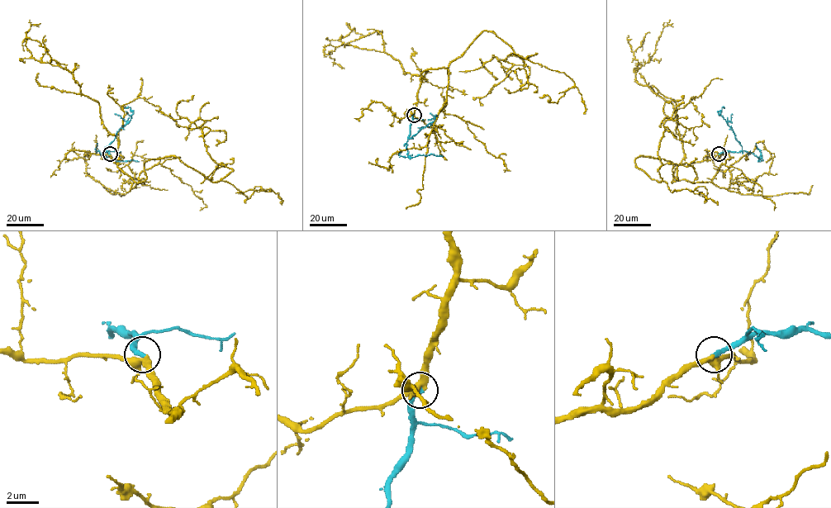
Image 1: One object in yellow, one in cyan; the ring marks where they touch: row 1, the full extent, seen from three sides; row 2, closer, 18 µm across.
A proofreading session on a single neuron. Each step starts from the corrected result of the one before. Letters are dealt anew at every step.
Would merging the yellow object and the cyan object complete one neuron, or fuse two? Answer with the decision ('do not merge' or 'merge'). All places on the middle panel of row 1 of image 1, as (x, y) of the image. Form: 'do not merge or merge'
merge

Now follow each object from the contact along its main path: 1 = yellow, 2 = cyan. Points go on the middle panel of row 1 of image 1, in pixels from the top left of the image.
1: (414, 114), (420, 73), (450, 73), (483, 31), (524, 58), (536, 53), (498, 60), (510, 71), (473, 97)
2: (414, 114), (409, 138), (431, 122), (436, 116), (428, 120)

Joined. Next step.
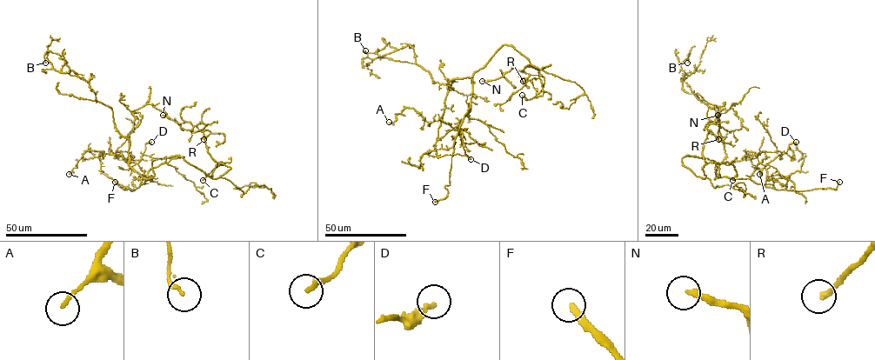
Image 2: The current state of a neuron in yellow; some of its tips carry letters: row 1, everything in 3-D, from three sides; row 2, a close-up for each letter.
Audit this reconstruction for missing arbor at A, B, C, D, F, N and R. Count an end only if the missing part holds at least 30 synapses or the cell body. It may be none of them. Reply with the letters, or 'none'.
F, N, R

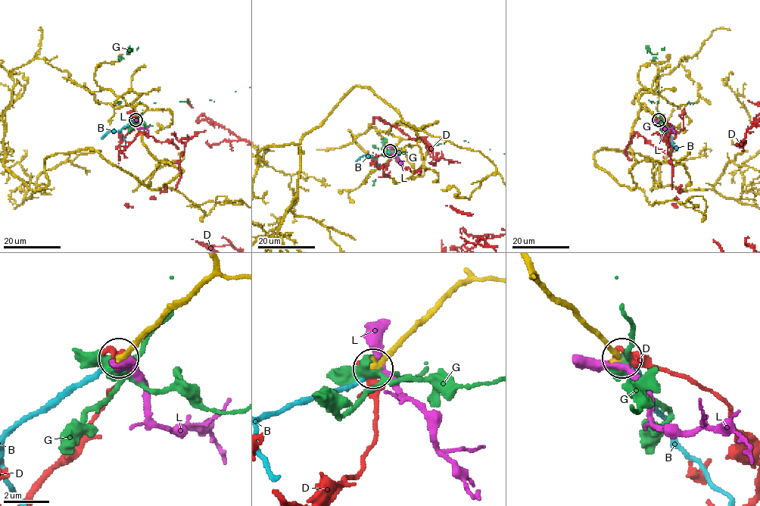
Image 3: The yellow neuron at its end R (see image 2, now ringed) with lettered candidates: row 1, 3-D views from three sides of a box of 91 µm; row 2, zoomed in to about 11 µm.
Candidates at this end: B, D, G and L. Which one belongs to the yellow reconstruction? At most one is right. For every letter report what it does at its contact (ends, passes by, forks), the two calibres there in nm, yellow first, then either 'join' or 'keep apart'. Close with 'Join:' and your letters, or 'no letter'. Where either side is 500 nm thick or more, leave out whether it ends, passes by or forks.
B: it ends there; 260 nm thick on the yellow side, 190 nm on the other; join
D: it ends there; 260 nm thick on the yellow side, 320 nm on the other; keep apart
G: it forks there; 260 nm thick on the yellow side, 420 nm on the other; keep apart
L: it passes by; 280 nm thick on the yellow side, 360 nm on the other; keep apart
Join: B

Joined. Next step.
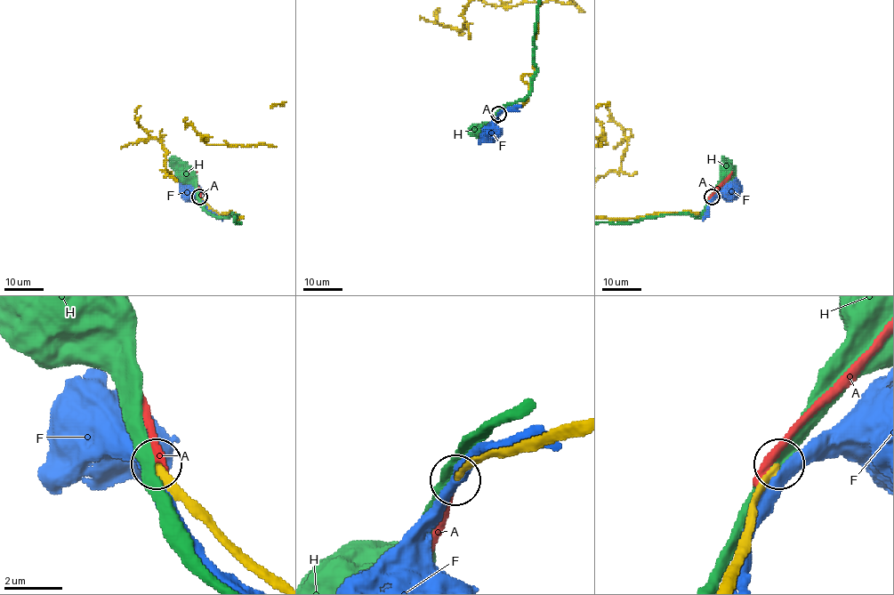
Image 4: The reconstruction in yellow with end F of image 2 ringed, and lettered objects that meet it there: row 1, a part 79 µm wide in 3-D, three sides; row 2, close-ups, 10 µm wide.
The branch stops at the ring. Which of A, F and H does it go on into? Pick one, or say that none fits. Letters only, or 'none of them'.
none of them

